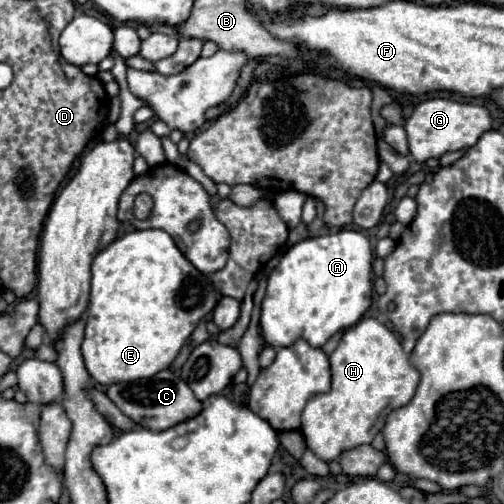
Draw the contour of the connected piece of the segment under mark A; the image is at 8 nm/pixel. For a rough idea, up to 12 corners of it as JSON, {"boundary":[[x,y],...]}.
{"boundary":[[356,230],[290,246],[268,276],[274,348],[320,348],[372,304]]}

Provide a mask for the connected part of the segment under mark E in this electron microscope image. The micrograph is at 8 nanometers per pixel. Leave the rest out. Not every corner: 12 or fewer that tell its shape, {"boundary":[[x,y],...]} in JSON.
{"boundary":[[164,230],[92,262],[82,354],[104,386],[166,370],[218,302]]}

